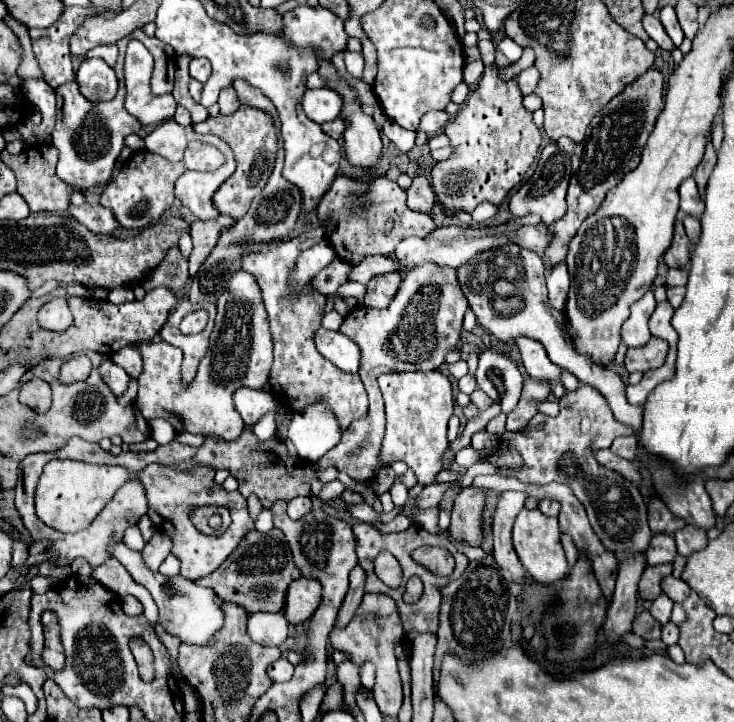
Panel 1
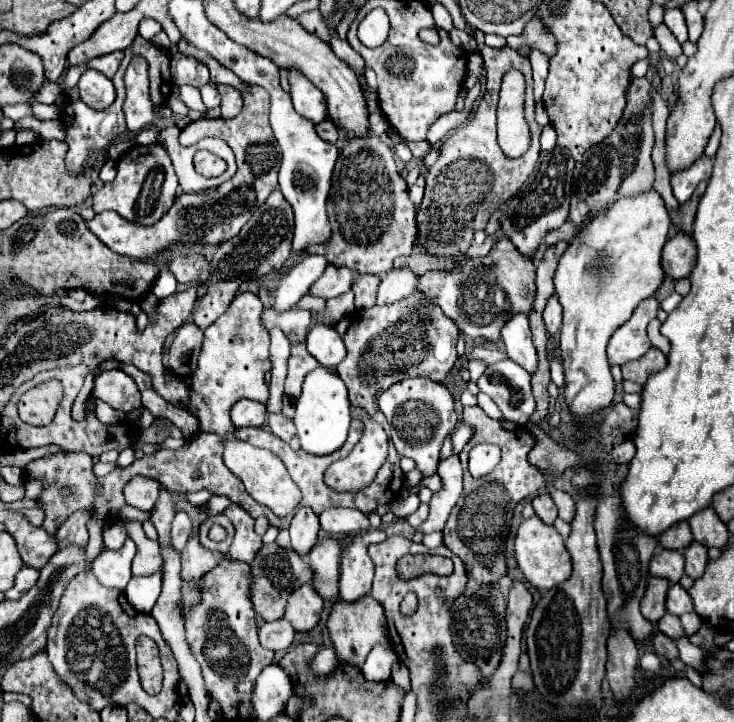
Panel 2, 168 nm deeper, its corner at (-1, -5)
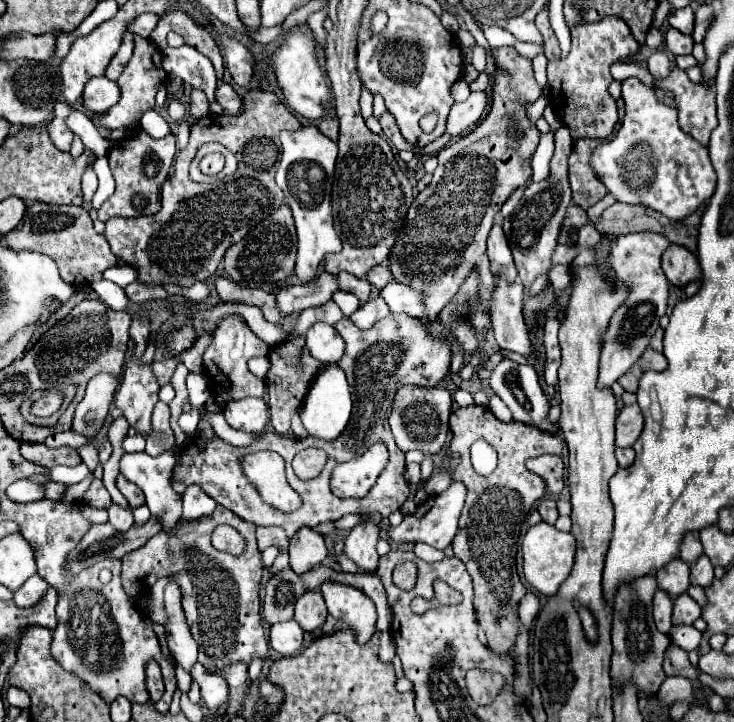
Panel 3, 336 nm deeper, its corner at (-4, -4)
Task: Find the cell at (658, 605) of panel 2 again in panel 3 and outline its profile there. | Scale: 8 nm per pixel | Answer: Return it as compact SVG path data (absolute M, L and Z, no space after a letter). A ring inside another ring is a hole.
M656 591L654 595L654 621L656 621L656 627L658 631L662 633L668 633L670 627L672 627L672 597L670 595L664 595L664 591Z

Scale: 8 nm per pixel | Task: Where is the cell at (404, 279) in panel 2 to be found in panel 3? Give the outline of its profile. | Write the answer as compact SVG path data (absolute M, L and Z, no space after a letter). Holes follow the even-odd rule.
M372 289L370 301L366 301L364 305L360 305L360 309L350 315L350 321L356 323L356 327L362 329L362 331L370 329L376 321L384 319L390 313L388 307L384 307L384 303L380 303L380 295L376 295L376 291L378 289Z

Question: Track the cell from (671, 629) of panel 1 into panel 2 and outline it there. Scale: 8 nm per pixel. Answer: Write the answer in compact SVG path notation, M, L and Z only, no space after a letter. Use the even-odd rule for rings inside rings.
M681 636L675 640L675 646L679 650L679 658L687 664L687 666L693 666L695 670L701 672L701 660L705 660L705 652L701 652L699 646L691 644L687 636Z

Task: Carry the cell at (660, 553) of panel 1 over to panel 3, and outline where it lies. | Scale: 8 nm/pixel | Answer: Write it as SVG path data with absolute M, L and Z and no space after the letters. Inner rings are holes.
M674 559L656 573L656 581L662 591L666 591L672 599L676 599L678 595L688 591L690 587L688 575L690 575L690 567L682 559Z

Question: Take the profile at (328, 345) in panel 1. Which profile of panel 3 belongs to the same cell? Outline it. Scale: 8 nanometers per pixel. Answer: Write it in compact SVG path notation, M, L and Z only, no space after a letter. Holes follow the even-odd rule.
M316 323L308 329L306 345L314 359L330 365L338 363L340 355L344 353L344 341L336 333L336 329L328 323Z

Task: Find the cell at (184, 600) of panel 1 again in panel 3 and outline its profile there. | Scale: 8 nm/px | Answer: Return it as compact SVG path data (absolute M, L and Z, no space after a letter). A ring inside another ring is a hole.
M110 503L110 507L108 507L106 511L108 511L108 515L110 515L110 523L112 523L118 531L128 531L128 527L132 527L132 523L134 523L132 509L126 509L126 507L122 507L122 505Z

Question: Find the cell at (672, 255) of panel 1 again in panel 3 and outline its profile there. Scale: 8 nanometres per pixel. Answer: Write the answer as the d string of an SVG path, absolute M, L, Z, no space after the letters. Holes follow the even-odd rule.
M670 245L662 255L662 271L668 281L676 287L686 287L688 283L702 277L698 259L682 245Z

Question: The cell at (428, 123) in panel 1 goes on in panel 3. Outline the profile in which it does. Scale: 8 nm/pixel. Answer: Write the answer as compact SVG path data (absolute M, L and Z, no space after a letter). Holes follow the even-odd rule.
M484 91L471 92L466 101L454 103L448 115L446 131L454 137L460 137L480 121L486 105L488 105L488 95Z

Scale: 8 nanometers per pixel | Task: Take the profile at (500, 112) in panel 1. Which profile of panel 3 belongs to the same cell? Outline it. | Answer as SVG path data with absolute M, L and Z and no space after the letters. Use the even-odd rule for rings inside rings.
M498 47L492 51L492 55L496 59L496 77L492 83L492 109L488 117L466 137L454 141L452 145L444 147L438 153L438 167L432 175L432 181L428 189L424 189L414 197L408 209L408 215L404 219L404 225L392 247L392 253L388 255L388 269L394 281L416 287L418 291L424 293L426 325L436 321L438 313L456 295L458 287L468 277L468 271L472 271L480 255L486 253L488 233L504 201L510 197L514 189L518 189L520 185L526 185L532 175L530 157L536 151L540 131L530 125L524 111L524 103L536 101L542 95L542 87L538 87L532 75L530 59L522 57L514 47Z

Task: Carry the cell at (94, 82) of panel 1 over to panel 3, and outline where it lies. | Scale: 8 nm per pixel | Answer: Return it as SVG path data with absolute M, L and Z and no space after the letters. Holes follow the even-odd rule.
M94 77L86 83L82 93L82 103L90 113L106 113L120 99L120 89L114 81L106 77Z

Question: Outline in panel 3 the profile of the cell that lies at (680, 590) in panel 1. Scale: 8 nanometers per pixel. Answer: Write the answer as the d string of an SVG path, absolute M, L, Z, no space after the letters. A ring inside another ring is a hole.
M680 595L674 601L674 613L672 613L672 623L674 625L692 625L700 617L702 609L700 605L690 597L690 595Z

